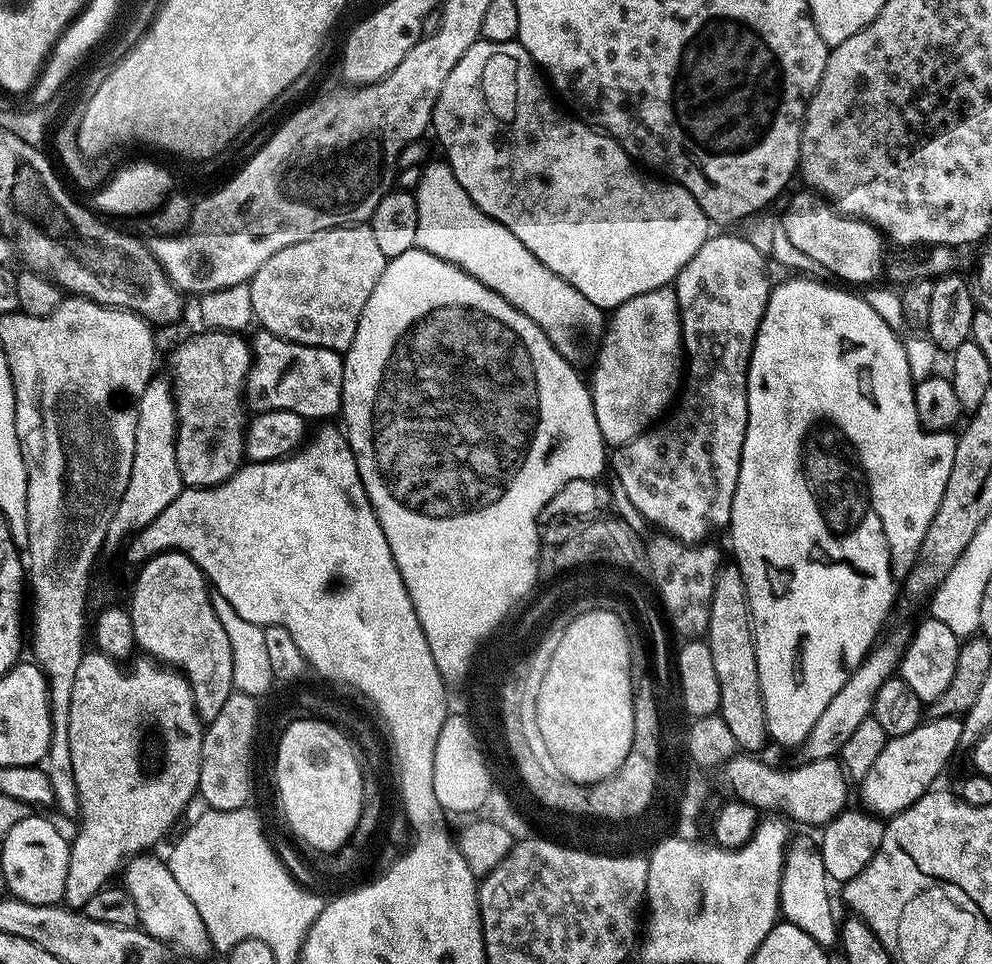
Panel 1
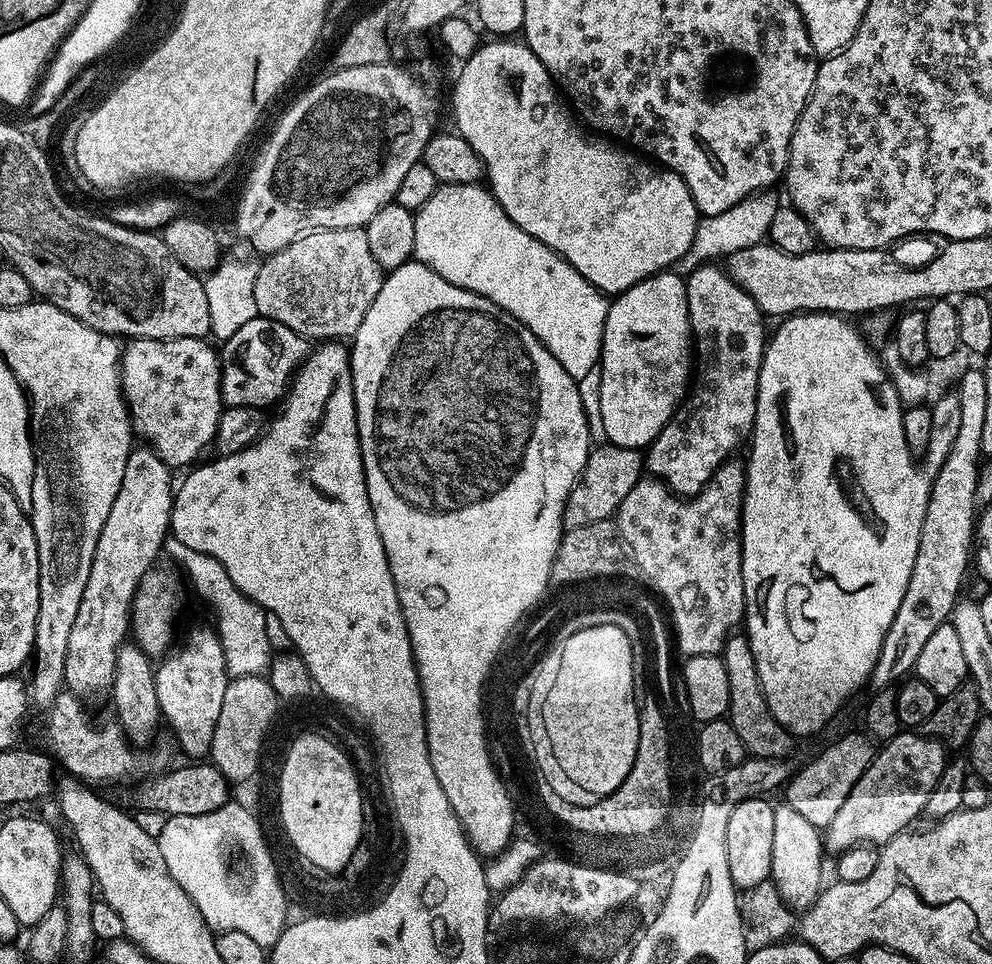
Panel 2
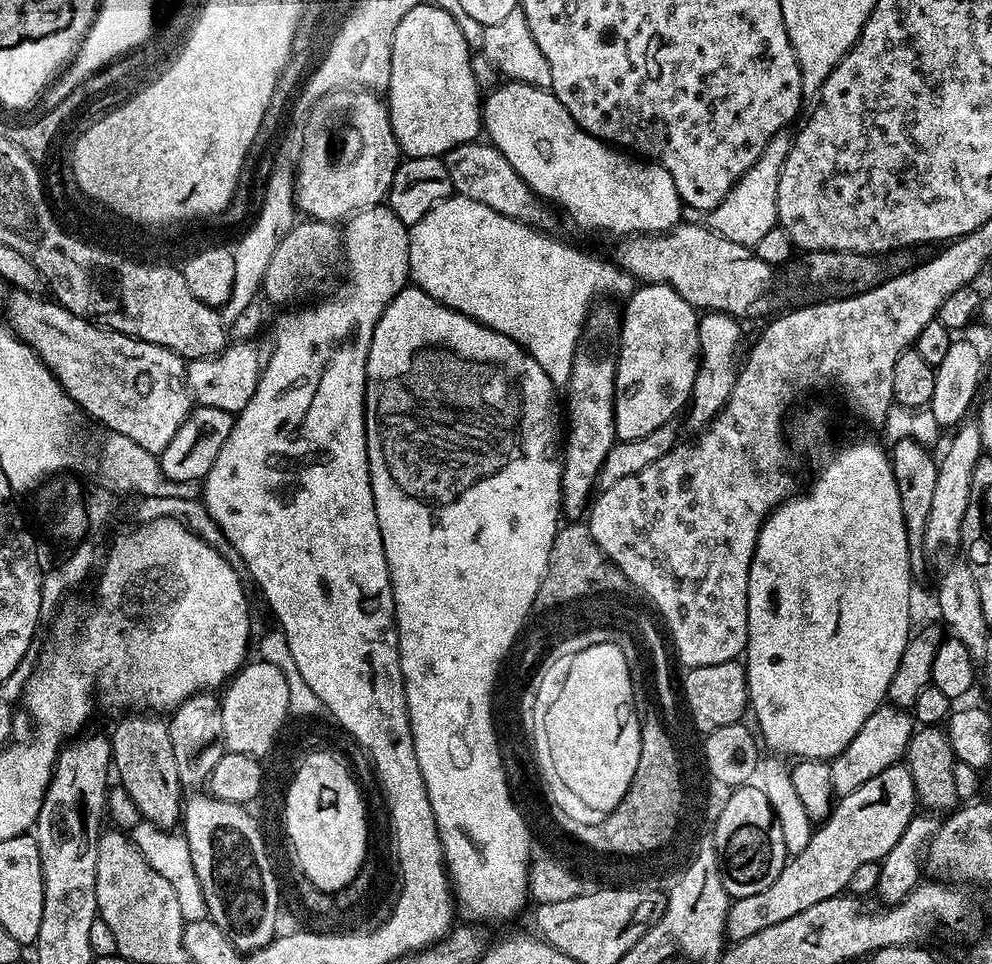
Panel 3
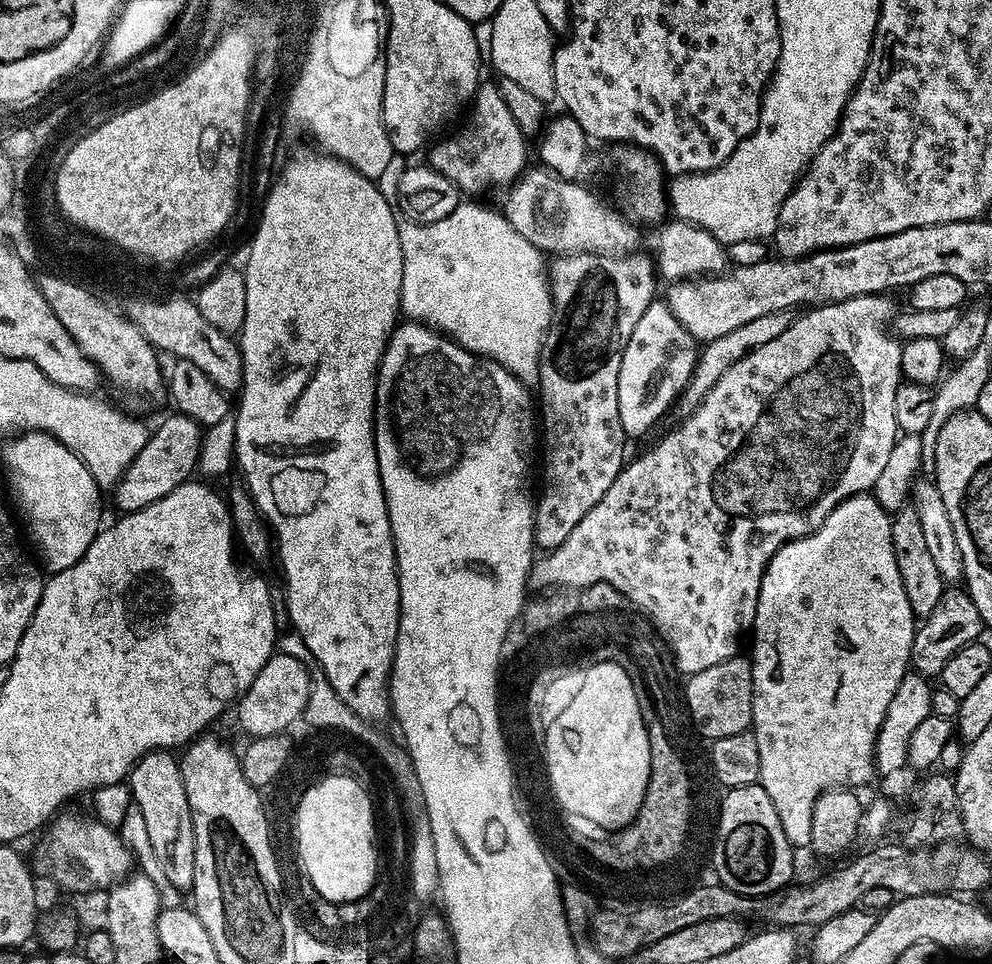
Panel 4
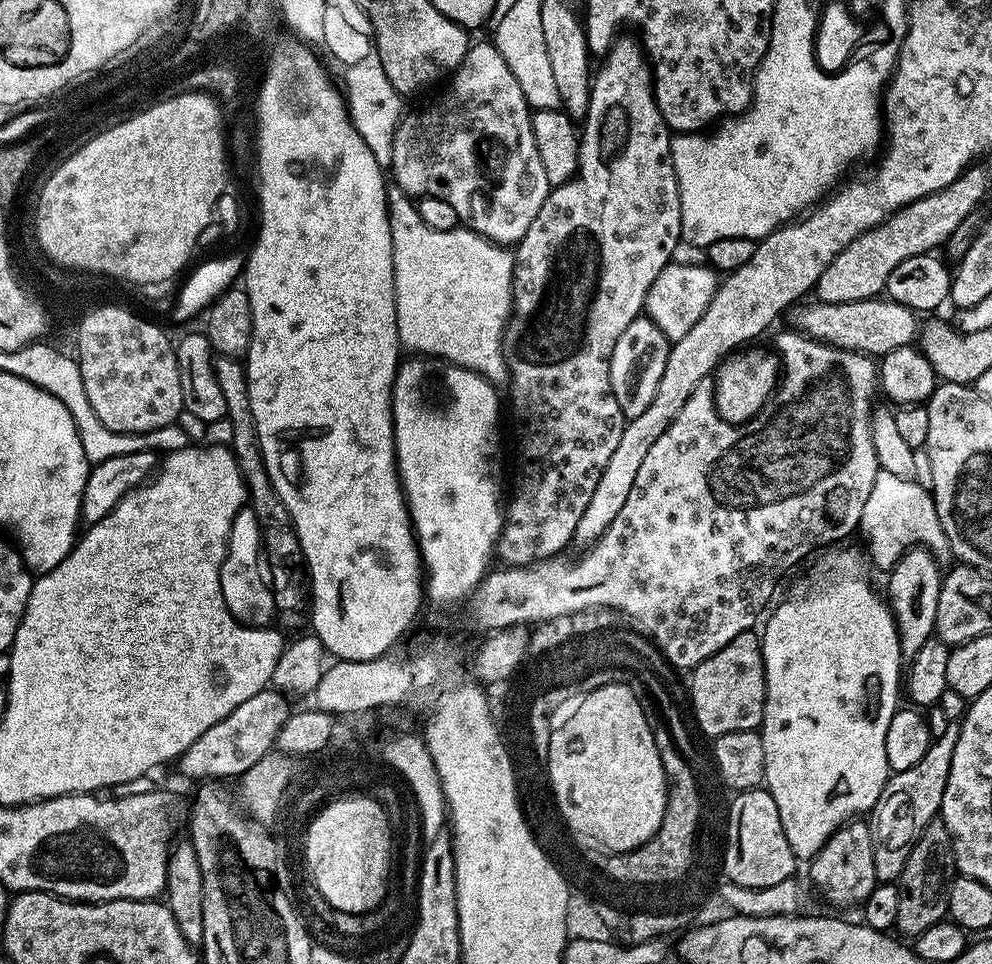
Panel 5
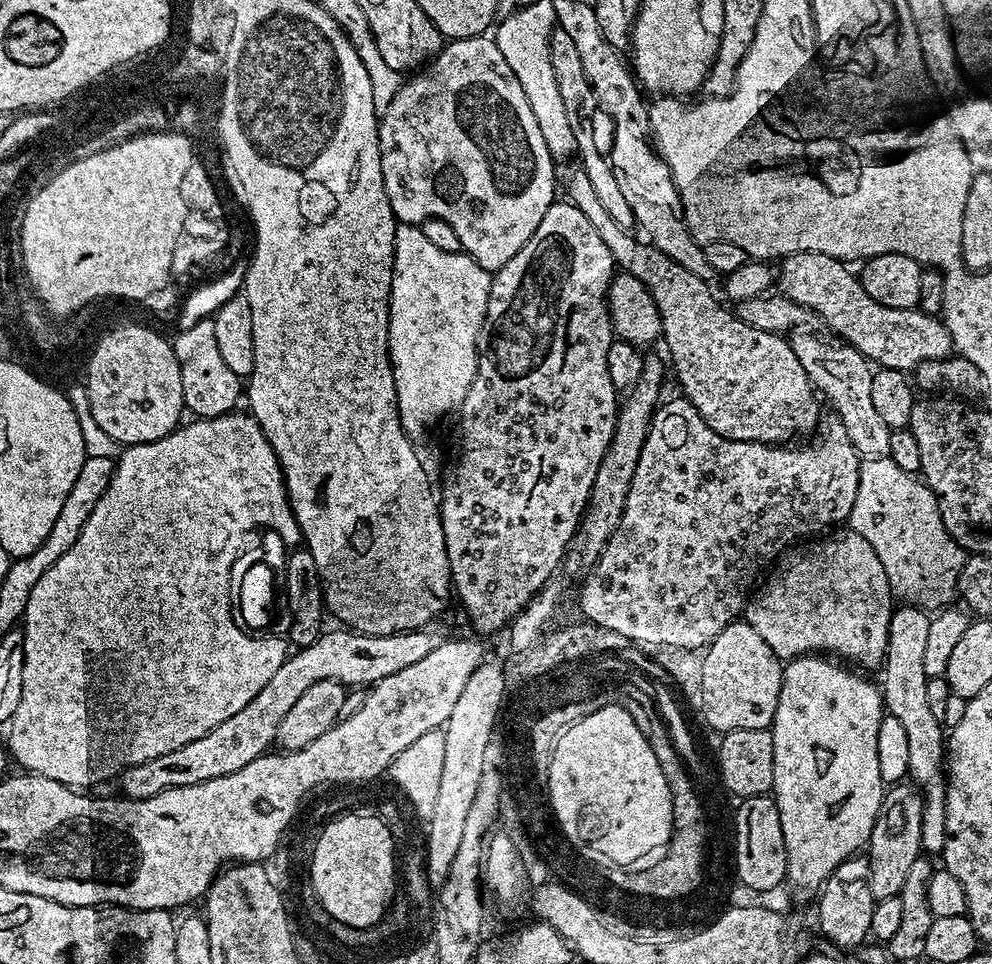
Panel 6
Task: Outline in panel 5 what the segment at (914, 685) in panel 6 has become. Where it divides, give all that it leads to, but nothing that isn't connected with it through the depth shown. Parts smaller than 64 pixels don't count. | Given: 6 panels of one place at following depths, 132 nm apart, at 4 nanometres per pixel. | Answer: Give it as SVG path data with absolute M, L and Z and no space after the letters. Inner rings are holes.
M917 546L905 552L902 559L891 568L889 576L892 577L888 580L889 593L887 592L887 595L890 597L892 615L896 618L900 655L904 658L911 658L918 654L918 650L922 650L922 646L926 646L928 640L933 639L936 631L936 619L938 618L938 590L940 589L940 582L942 579L942 568L928 549Z

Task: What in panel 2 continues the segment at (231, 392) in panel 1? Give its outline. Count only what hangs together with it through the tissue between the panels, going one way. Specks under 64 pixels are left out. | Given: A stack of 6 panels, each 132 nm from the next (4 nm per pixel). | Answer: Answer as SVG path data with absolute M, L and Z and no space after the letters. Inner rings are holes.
M170 338L169 340L137 340L125 343L122 348L122 387L124 390L124 401L128 404L128 414L132 417L132 427L135 435L140 436L145 445L151 447L153 452L158 454L158 458L162 458L162 462L167 464L169 469L176 468L187 469L189 466L195 465L201 459L207 448L213 447L216 439L216 431L218 430L218 422L220 414L224 411L226 405L220 396L220 354L214 347L208 345L209 341L204 338Z

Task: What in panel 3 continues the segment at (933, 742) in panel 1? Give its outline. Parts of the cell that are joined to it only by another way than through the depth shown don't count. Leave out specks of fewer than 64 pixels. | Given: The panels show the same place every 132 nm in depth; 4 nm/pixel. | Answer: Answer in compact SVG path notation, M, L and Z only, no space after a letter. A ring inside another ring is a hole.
M904 762L890 765L882 770L882 774L874 774L870 782L862 782L858 790L839 797L828 819L813 831L810 842L806 842L806 850L785 860L782 874L778 874L766 890L758 890L758 894L741 896L729 903L724 927L727 939L735 942L750 938L750 934L758 934L758 930L766 930L766 926L794 918L794 914L809 906L841 895L858 866L865 862L879 862L887 852L894 850L894 842L902 838L902 830L906 830L917 812L914 778Z

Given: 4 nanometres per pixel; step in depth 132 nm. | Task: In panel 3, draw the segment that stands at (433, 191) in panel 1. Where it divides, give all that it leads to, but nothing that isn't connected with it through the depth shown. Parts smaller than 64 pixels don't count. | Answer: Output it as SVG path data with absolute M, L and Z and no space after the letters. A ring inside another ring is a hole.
M453 194L447 196L442 202L438 202L438 206L434 206L434 210L430 210L430 214L426 214L419 222L408 228L408 274L411 283L426 294L430 294L430 298L466 314L471 320L477 320L479 324L485 324L487 328L493 328L506 334L514 342L521 344L534 358L534 362L538 362L538 366L542 366L542 370L546 370L546 374L552 379L553 384L564 386L567 385L572 373L576 347L580 345L580 338L584 335L584 323L588 317L588 309L592 307L597 298L603 297L600 296L603 292L608 295L605 296L608 298L631 296L636 291L638 282L628 272L623 272L619 264L615 262L603 264L598 257L587 256L582 249L575 248L572 244L563 244L562 241L555 240L554 237L548 235L552 234L539 228L533 228L531 224L523 224L521 220L506 218L506 214L498 214L498 210L490 210L490 206L482 206L482 202L474 202L474 198Z

